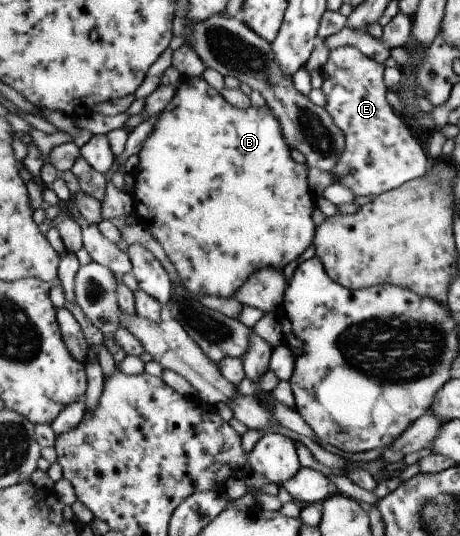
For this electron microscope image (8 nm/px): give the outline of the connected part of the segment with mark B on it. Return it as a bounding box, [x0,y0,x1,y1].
[132,77,317,298]

